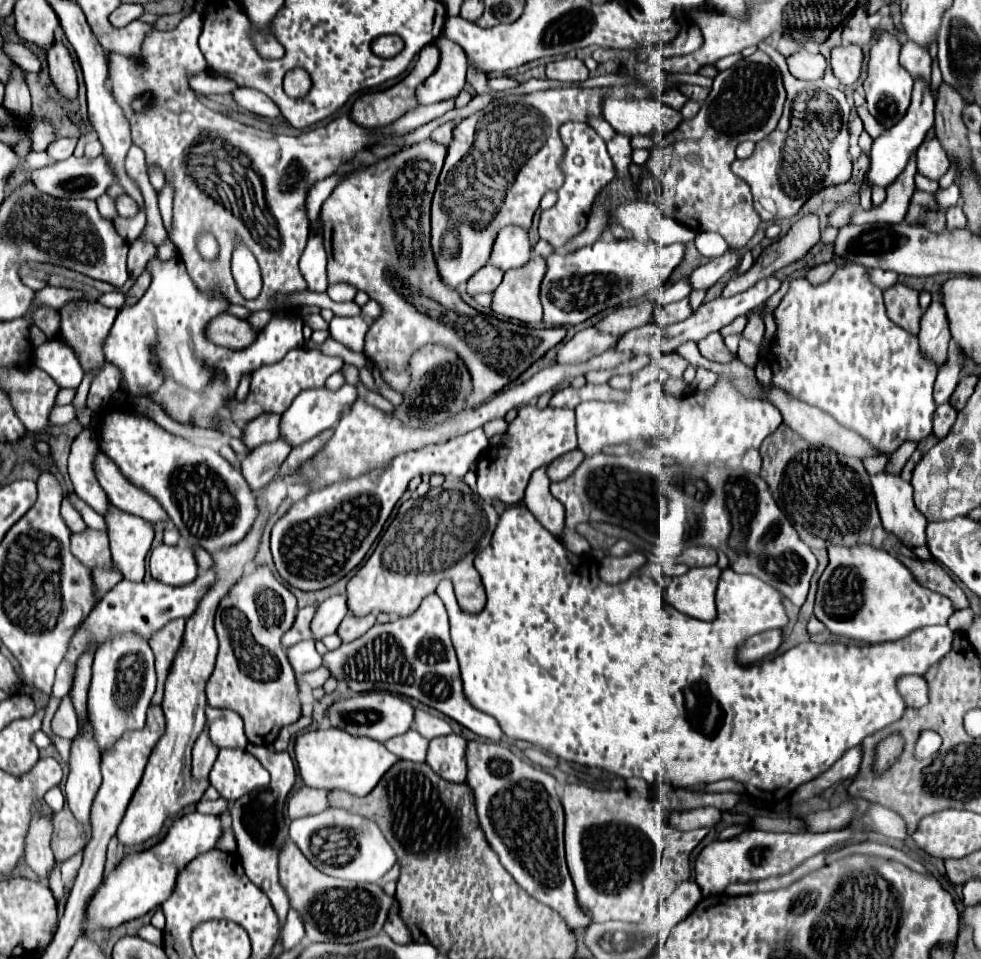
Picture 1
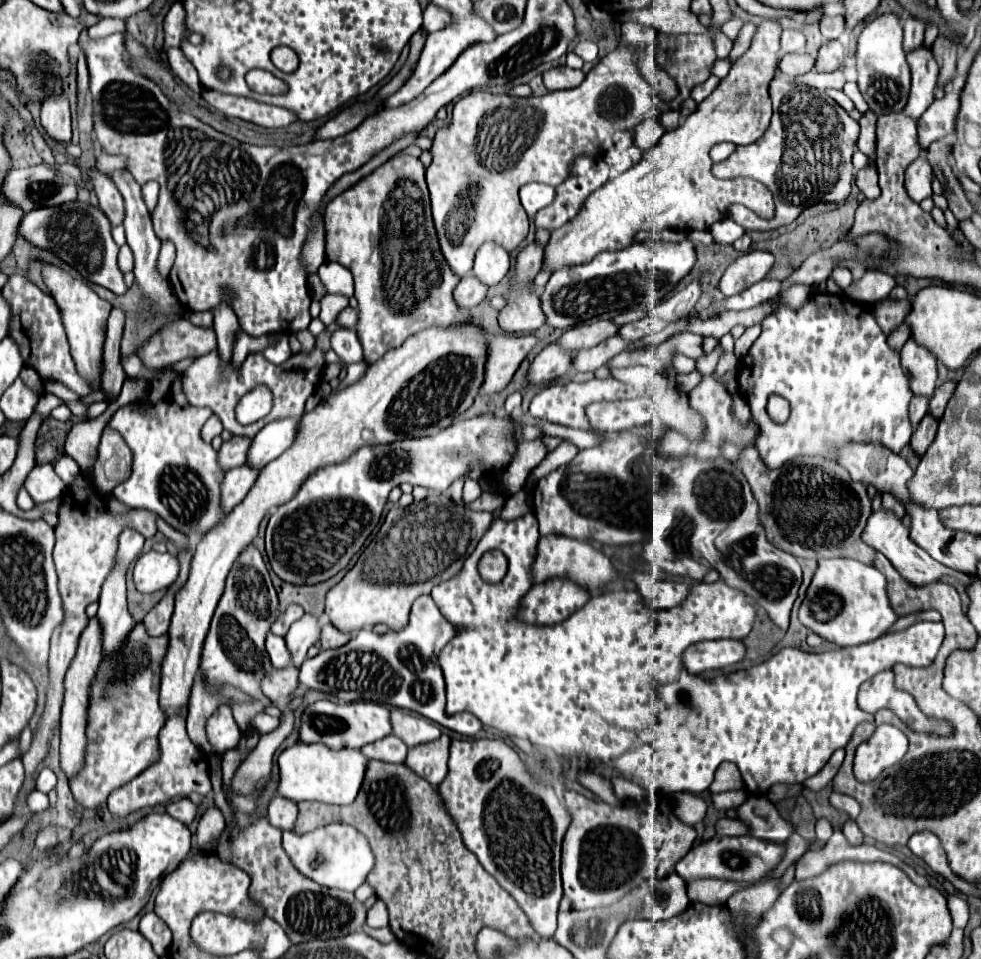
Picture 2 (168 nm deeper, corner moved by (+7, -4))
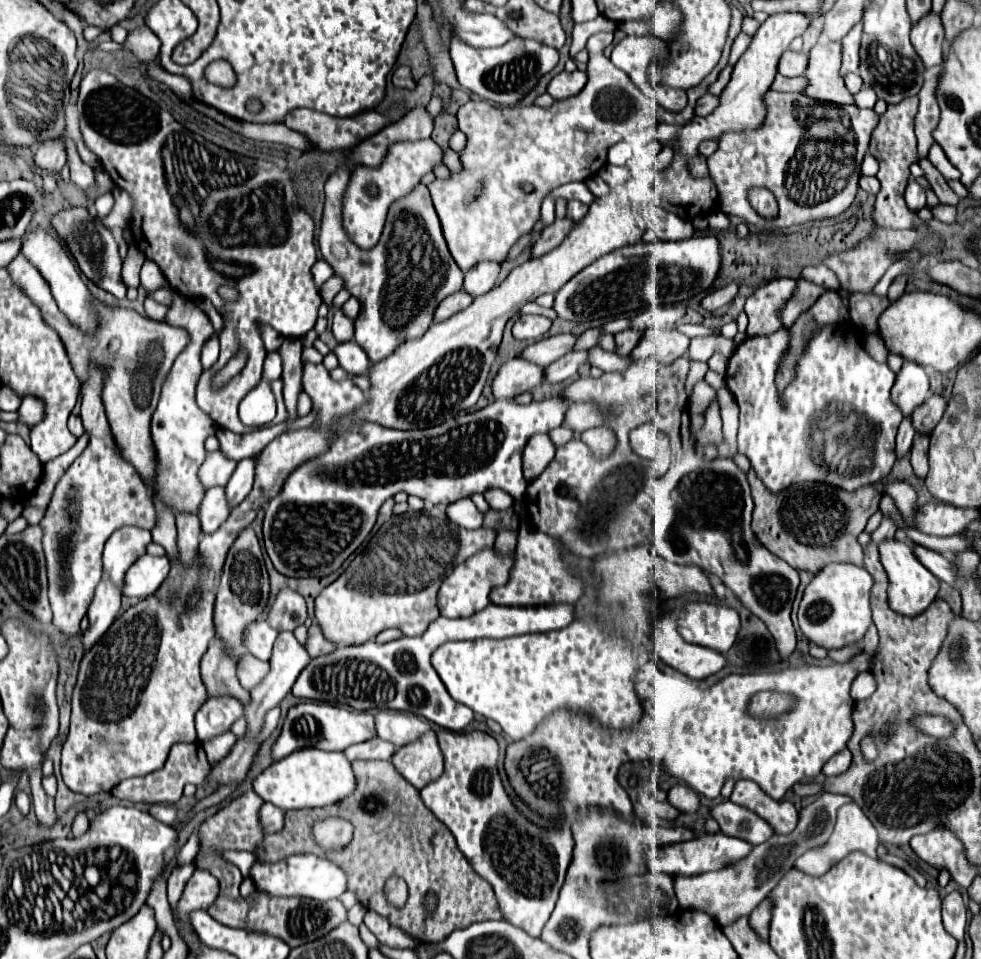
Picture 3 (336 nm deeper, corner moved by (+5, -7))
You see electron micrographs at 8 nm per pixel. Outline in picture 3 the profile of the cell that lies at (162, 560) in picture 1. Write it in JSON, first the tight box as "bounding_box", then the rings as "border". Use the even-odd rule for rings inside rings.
{"bounding_box":[124,554,170,598],"border":[[[144,554],[140,560],[136,560],[124,578],[124,596],[134,596],[134,598],[146,598],[152,596],[164,578],[170,572],[170,562],[166,556],[150,556]]]}

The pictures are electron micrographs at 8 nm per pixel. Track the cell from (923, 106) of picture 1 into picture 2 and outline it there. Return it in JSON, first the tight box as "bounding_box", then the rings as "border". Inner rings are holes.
{"bounding_box":[904,47,938,121],"border":[[[922,47],[920,53],[910,53],[908,65],[910,65],[910,73],[912,73],[912,89],[910,89],[908,103],[904,107],[904,115],[918,121],[920,115],[934,101],[938,65],[932,57],[932,51],[928,51],[926,47]]]}

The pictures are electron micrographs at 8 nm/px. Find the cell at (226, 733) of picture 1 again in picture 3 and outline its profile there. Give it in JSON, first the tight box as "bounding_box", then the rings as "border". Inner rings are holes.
{"bounding_box":[196,696,242,742],"border":[[[234,696],[210,698],[196,712],[198,740],[204,742],[216,734],[228,732],[236,718],[242,716],[242,702]]]}

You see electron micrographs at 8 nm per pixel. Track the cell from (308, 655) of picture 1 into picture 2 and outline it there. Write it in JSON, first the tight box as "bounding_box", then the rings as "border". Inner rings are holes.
{"bounding_box":[266,633,292,669],"border":[[[268,633],[266,649],[268,649],[272,665],[276,669],[284,669],[284,667],[292,665],[292,653],[290,653],[290,649],[288,649],[288,645],[286,645],[286,641],[282,637],[276,637],[276,635]]]}

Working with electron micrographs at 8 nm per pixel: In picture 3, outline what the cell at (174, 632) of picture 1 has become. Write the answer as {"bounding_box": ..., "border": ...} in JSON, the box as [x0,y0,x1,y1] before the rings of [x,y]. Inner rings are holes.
{"bounding_box":[176,512,202,566],"border":[[[178,512],[176,526],[178,526],[180,560],[184,562],[184,566],[190,566],[190,562],[198,550],[200,534],[202,534],[202,530],[198,528],[198,516],[194,516],[190,512]]]}

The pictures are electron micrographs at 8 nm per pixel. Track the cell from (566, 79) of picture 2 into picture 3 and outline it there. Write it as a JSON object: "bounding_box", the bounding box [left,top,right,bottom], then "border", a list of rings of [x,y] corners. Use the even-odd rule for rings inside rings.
{"bounding_box":[548,72,586,100],"border":[[[560,72],[558,76],[552,78],[550,86],[548,86],[548,94],[554,100],[566,100],[576,96],[582,88],[586,86],[586,72]]]}

